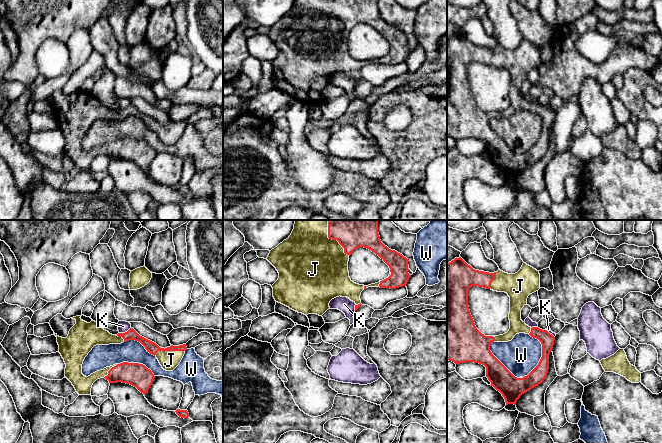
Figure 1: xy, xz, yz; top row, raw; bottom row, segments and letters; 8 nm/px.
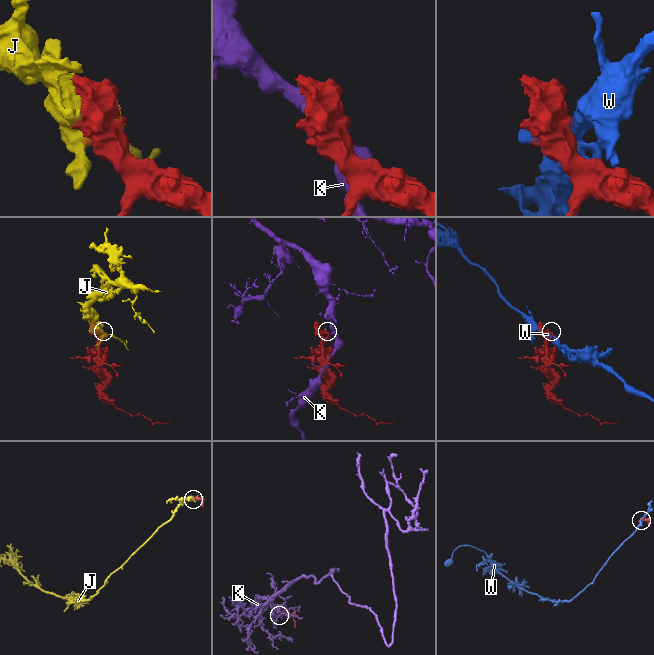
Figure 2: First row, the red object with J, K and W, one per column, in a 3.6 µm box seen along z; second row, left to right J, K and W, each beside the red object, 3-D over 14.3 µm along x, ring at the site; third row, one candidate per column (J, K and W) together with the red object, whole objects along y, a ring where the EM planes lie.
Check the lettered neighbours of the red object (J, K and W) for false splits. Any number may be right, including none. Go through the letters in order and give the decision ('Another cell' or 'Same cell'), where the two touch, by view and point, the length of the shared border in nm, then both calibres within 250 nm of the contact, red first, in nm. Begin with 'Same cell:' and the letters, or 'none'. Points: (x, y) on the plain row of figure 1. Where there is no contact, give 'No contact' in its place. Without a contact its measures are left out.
Same cell: J
J: Same cell. Touches red at xz (334, 15). Shared border 320 nm. Thickness 200 nm (red) against 480 nm
K: Another cell. Touches red at xy (125, 108). Shared border 110 nm. Thickness 90 nm (red) against 90 nm
W: Another cell. Touches red at yz (542, 131). Shared border 360 nm. Thickness 120 nm (red) against 300 nm

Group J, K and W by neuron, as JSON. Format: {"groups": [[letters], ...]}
{"groups": [["J"], ["K"], ["W"]]}

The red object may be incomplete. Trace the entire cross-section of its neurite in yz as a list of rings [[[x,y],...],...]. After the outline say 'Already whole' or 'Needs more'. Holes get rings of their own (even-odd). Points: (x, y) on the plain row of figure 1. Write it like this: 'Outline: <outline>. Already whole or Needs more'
Outline: [[[461,33],[447,39],[447,136],[455,140],[474,138],[486,143],[486,153],[505,175],[506,181],[516,181],[520,172],[541,160],[549,145],[549,130],[552,127],[555,113],[547,106],[529,103],[521,96],[521,86],[527,80],[530,70],[540,65],[540,50],[533,43],[523,39],[515,50],[508,50],[501,46],[494,49],[473,45]],[[472,62],[483,63],[497,68],[505,68],[510,73],[510,105],[499,112],[485,112],[475,102],[468,82],[468,65]],[[525,109],[538,115],[542,120],[542,133],[538,141],[524,153],[515,153],[490,127],[492,118],[511,117],[516,110]]]. Needs more

